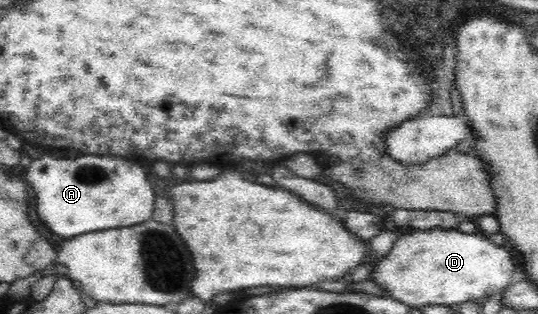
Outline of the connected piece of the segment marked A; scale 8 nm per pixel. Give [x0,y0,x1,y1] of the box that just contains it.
[25,155,157,239]

